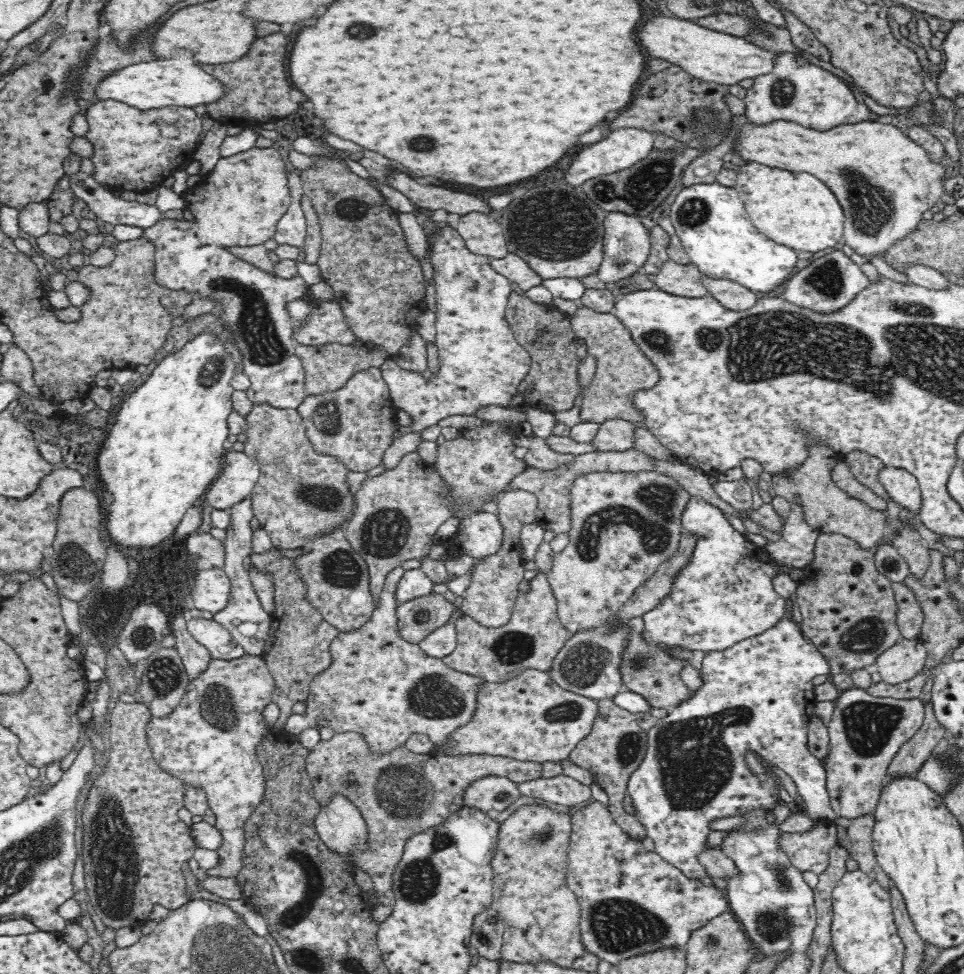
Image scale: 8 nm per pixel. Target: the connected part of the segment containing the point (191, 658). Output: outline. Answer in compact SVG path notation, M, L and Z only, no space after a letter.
M187 613L176 615L172 621L169 632L175 637L175 647L184 663L191 683L196 677L202 676L210 664L211 654L207 648L200 644L187 629Z

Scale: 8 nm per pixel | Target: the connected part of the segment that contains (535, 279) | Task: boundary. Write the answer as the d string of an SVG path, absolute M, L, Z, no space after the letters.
M508 252L504 258L490 258L489 263L496 272L504 275L508 280L516 282L522 290L530 290L532 286L543 284L543 278L520 256Z

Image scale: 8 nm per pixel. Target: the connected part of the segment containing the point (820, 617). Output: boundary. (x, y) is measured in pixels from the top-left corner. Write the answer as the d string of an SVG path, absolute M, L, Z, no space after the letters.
M860 450L845 455L845 462L854 476L868 488L881 496L886 502L887 528L883 538L872 550L862 548L856 541L837 534L820 533L816 540L812 562L802 570L804 579L797 584L796 600L802 616L801 630L814 646L826 657L830 668L830 677L836 674L854 672L856 669L874 668L874 662L882 652L892 648L901 638L897 625L897 602L892 588L892 581L881 575L876 569L875 552L880 545L891 544L902 532L904 519L902 506L890 500L890 495L878 481L879 471L885 466L878 458Z

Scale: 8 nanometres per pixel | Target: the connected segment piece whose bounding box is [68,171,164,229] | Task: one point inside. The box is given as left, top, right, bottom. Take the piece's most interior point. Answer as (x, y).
(108, 208)

